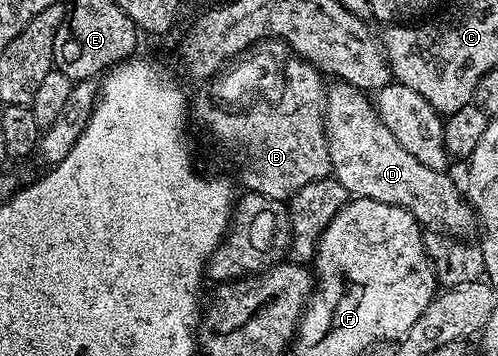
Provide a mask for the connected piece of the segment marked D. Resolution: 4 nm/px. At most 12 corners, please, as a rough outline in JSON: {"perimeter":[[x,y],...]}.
{"perimeter":[[328,85],[331,176],[458,238],[475,228],[445,172],[407,154],[366,93]]}

